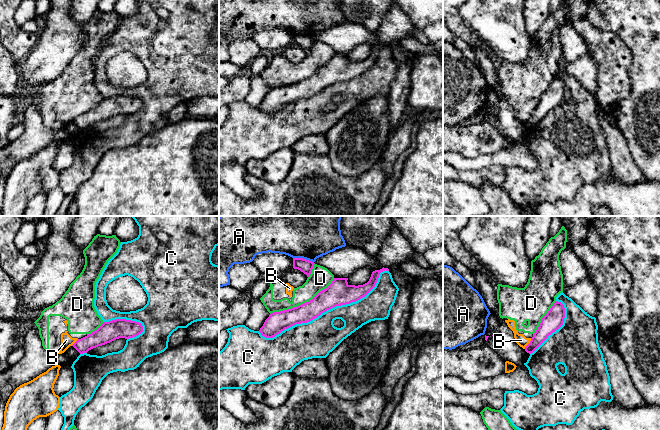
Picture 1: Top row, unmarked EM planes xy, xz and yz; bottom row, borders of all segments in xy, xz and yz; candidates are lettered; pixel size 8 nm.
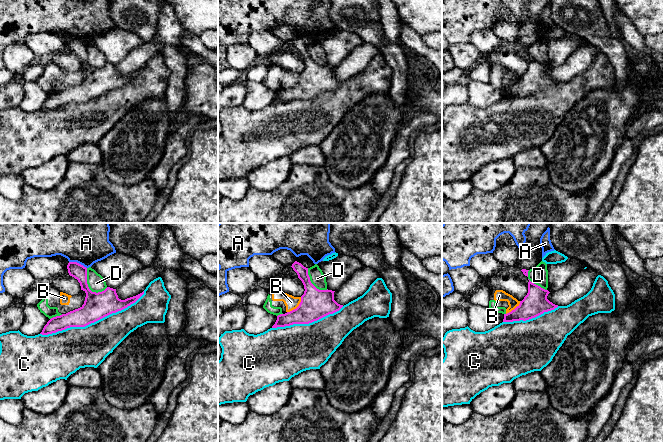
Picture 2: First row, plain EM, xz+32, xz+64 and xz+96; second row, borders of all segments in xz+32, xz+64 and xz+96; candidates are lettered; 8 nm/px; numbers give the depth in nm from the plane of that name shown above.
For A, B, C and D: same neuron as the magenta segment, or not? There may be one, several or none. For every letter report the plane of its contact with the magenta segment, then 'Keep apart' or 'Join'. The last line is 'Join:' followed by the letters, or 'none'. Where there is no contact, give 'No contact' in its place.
A: Touches magenta in xz. Keep apart
B: Touches magenta in yz. Keep apart
C: Touches magenta in xz. Keep apart
D: Touches magenta in xz. Keep apart
Join: none

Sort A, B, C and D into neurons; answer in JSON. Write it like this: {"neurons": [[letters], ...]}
{"neurons": [["A"], ["B", "D"], ["C"]]}

